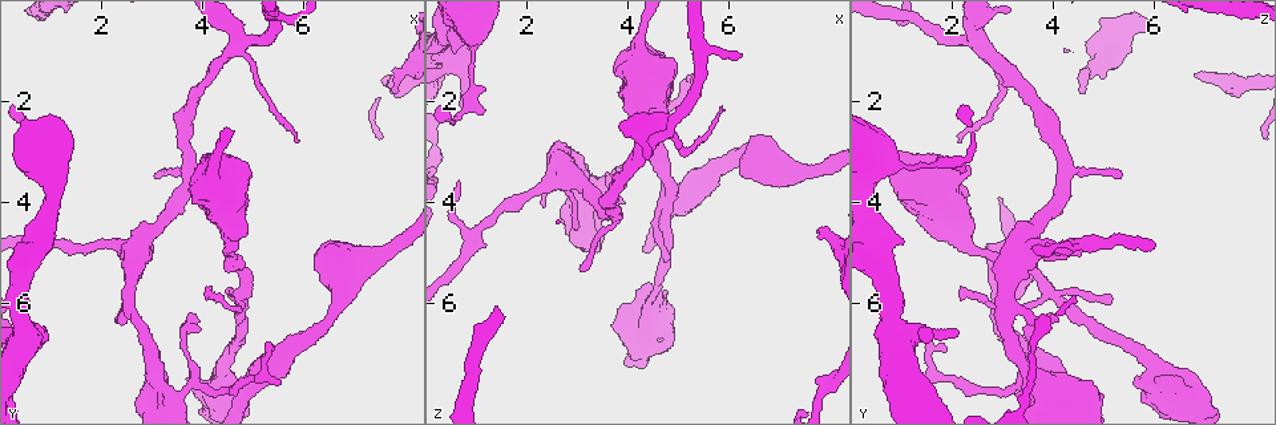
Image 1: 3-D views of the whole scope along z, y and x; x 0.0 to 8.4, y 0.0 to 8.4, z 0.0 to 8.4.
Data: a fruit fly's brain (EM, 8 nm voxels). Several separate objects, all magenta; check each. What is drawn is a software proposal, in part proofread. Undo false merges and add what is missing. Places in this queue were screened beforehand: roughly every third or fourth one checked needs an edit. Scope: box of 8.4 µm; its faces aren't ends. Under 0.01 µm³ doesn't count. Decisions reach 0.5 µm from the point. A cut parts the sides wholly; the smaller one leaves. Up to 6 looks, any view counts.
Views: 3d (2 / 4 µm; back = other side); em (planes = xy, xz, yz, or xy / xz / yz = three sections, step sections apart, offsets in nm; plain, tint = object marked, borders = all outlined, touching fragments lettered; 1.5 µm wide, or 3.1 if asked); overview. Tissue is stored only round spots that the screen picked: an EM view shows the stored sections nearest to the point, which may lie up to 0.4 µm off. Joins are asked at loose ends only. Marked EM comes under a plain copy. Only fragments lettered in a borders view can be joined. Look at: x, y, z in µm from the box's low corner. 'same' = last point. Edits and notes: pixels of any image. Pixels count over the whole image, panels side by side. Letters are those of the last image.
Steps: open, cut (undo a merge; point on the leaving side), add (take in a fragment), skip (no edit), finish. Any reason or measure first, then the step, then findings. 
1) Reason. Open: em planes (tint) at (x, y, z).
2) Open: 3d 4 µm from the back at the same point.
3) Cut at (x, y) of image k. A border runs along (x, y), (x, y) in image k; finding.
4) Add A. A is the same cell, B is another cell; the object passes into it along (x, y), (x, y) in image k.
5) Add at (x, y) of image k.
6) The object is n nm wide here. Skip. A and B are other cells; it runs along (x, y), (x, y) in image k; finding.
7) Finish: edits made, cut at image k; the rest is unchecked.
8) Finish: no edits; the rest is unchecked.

Four arms meet. Open: 3d 4 µm at (4.75, 5.80, 4.00).

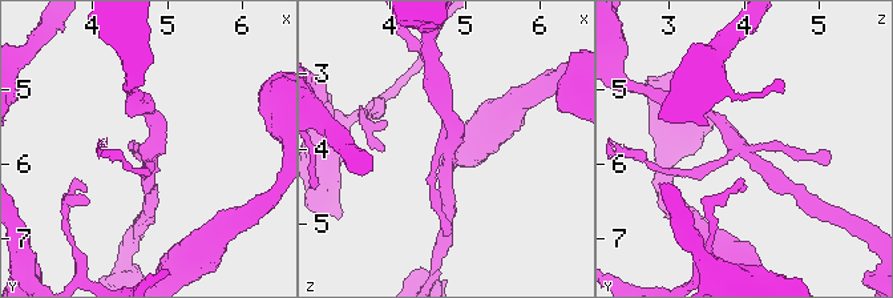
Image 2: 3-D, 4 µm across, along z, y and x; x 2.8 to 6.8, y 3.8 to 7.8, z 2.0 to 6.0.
4 arms meet here. Open: em yz step 4 (tint) at (4.80, 5.80, 3.95).

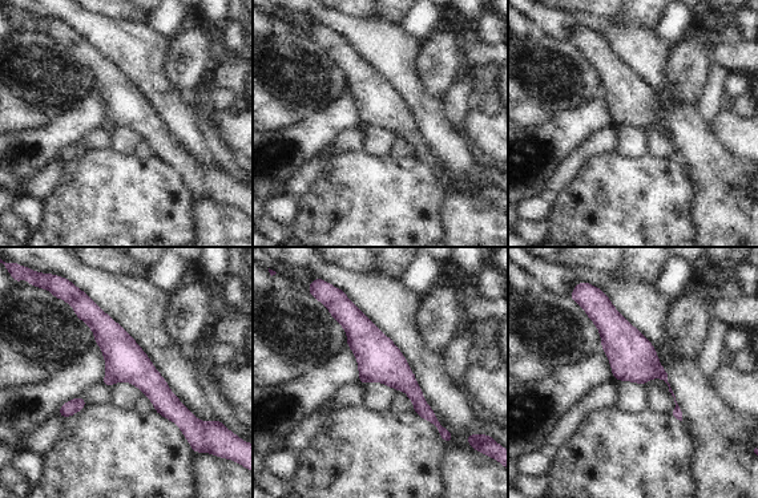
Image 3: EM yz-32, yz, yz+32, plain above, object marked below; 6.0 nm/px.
Open: em planes (borders) at the same point.

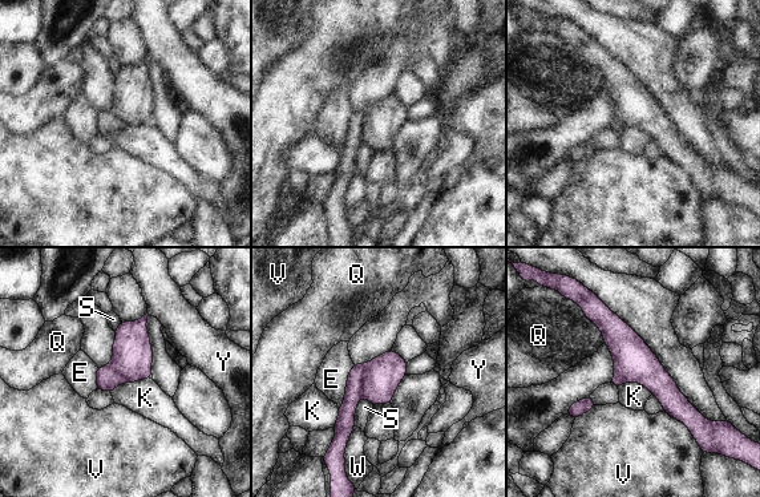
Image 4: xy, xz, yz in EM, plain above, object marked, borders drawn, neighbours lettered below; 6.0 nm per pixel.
Cut at (347, 409) of image 4. E, K, Q, S, V, W and Y are other cells; the part that leaves runs along (360, 367), (355, 375), (340, 451) in image 4; a second neuron is stuck on.

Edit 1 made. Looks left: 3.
A narrow waist. Open: 3d 4 µm from the back at (0.95, 3.30, 1.40).

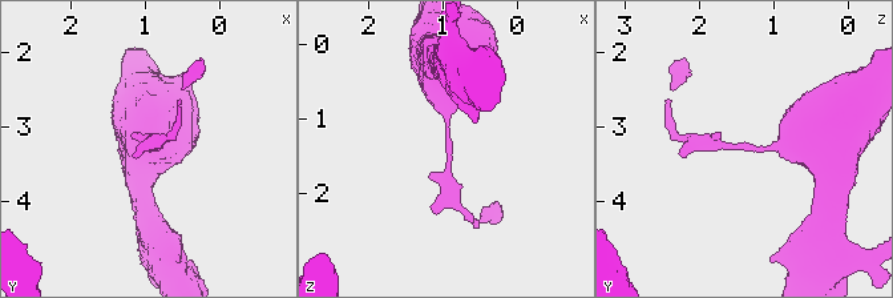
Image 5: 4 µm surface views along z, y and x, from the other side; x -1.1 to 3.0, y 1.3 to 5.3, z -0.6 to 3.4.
Shape alone is not enough. Open: em yz step 8 (borders) at (0.90, 3.25, 1.45).

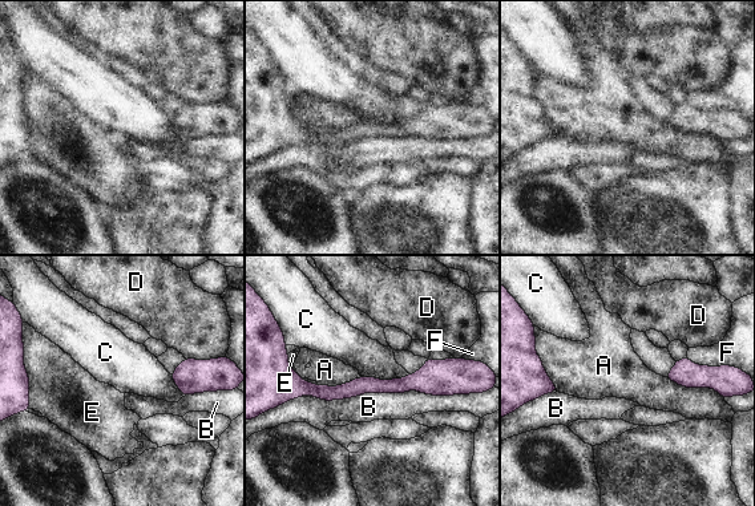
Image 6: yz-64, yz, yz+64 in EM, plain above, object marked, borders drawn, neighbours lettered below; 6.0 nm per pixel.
The object is 110 nm wide here. Skip. A, B, C, D, E and F are other cells; it runs along (293, 376), (318, 392), (452, 389) in image 6; one neuron here.

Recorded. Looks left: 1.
Finish: edits made, cut at image 4; the rest is unchecked.

